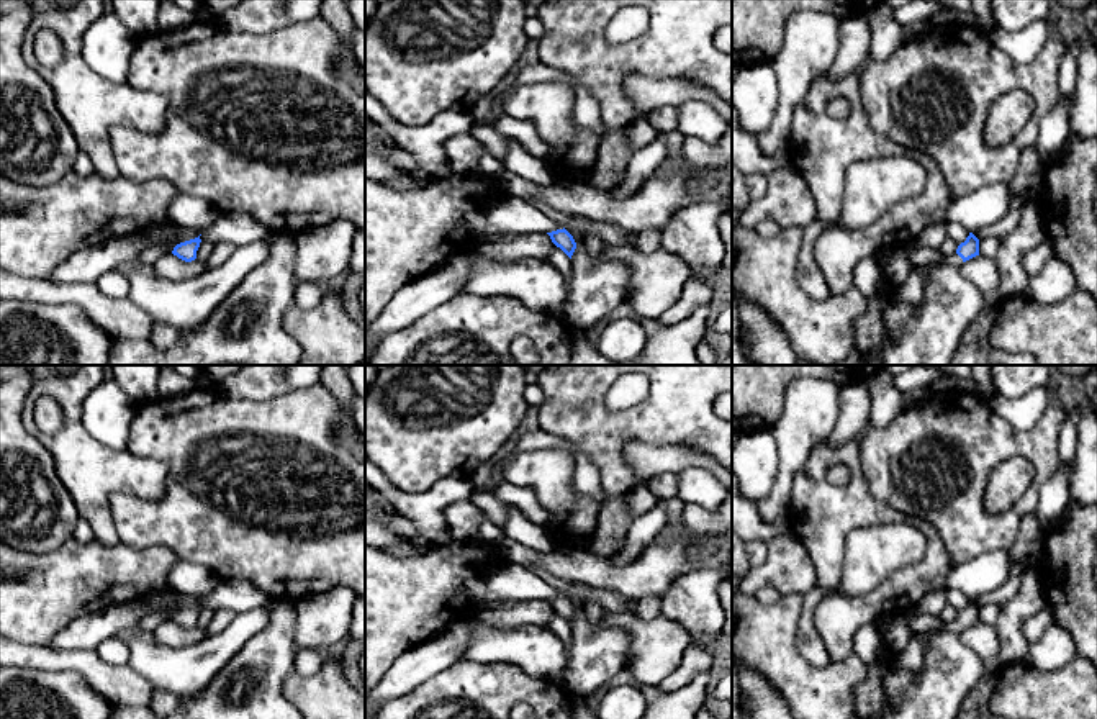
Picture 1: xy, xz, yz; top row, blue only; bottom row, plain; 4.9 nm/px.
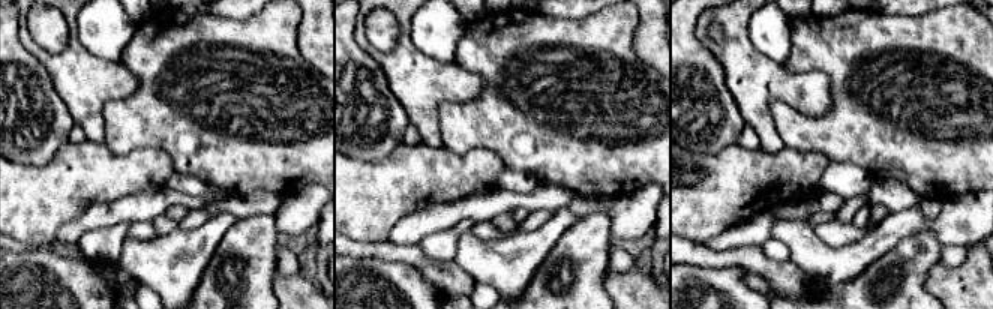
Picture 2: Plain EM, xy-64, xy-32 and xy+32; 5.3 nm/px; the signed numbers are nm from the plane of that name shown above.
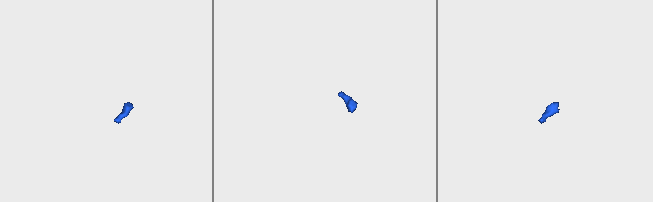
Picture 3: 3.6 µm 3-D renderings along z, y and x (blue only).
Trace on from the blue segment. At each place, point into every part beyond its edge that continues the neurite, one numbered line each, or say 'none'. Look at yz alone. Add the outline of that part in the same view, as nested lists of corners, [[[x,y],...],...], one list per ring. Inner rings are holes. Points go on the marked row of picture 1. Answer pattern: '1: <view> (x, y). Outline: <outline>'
1: yz (911, 292). Outline: [[[953,254],[953,255],[945,255],[945,257],[943,257],[940,262],[937,262],[937,264],[923,265],[919,272],[910,274],[909,278],[907,278],[901,287],[897,287],[897,292],[894,293],[894,300],[896,300],[897,303],[907,303],[907,305],[917,306],[917,305],[922,301],[923,288],[925,288],[925,282],[927,282],[927,278],[928,278],[928,274],[930,274],[930,270],[935,269],[938,264],[959,269],[959,265],[963,264],[963,259],[961,259],[958,254]]]

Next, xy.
none

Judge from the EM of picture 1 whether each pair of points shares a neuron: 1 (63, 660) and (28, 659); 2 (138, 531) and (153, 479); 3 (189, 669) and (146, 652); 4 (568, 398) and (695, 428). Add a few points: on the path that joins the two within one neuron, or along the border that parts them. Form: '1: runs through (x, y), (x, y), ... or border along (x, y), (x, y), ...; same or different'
1: runs through (54, 660), (36, 659); same
2: border along (167, 467), (166, 488), (158, 498), (131, 497); different
3: runs through (179, 669), (166, 669), (156, 662); same
4: runs through (600, 425), (663, 425); same

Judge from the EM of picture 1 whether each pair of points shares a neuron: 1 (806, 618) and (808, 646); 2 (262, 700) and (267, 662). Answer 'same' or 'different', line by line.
1: same
2: same

